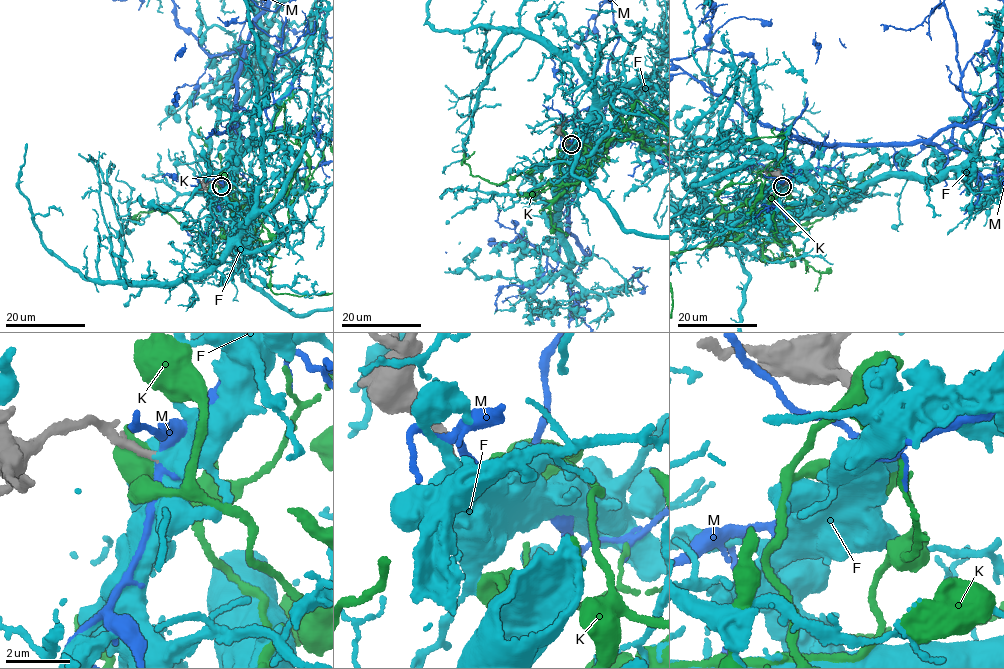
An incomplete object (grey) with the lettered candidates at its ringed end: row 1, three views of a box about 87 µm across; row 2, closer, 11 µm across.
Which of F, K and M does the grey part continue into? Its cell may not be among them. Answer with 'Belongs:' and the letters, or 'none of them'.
Belongs: F

